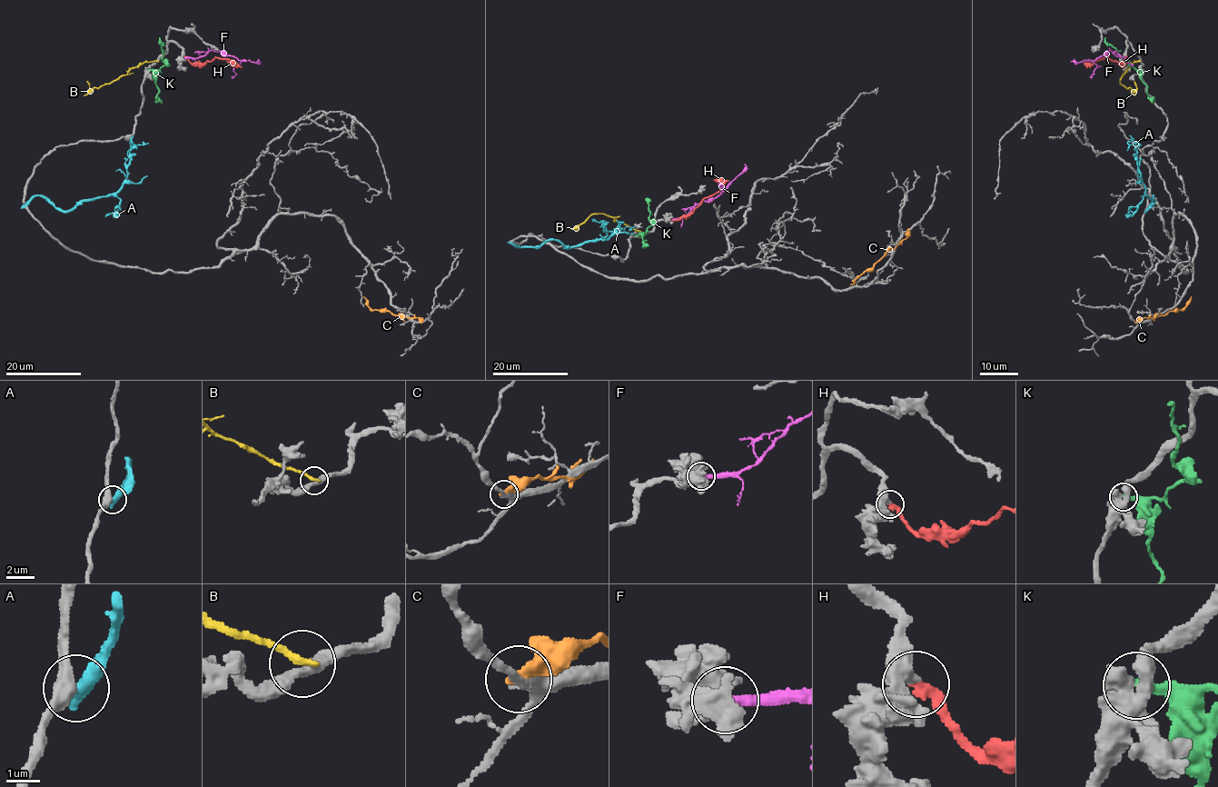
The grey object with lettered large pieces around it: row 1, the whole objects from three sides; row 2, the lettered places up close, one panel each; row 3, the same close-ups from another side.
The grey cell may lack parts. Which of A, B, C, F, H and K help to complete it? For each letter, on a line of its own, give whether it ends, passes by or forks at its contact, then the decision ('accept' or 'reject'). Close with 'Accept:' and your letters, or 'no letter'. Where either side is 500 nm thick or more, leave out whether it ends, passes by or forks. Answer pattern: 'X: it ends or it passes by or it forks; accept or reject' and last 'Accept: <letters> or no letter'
A: it passes by; reject
B: it ends; reject
C: it ends; reject
F: reject
H: it ends; accept
K: reject
Accept: H

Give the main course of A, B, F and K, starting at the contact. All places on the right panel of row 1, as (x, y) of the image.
A: (1149, 205), (1153, 196), (1153, 204), (1145, 210), (1153, 201), (1146, 195), (1136, 163), (1136, 147), (1133, 144)
B: (1140, 61), (1133, 62), (1120, 83), (1134, 90), (1133, 81)
F: (1125, 57), (1117, 56), (1111, 51), (1094, 60), (1071, 61)
K: (1142, 70), (1136, 70), (1104, 37)

